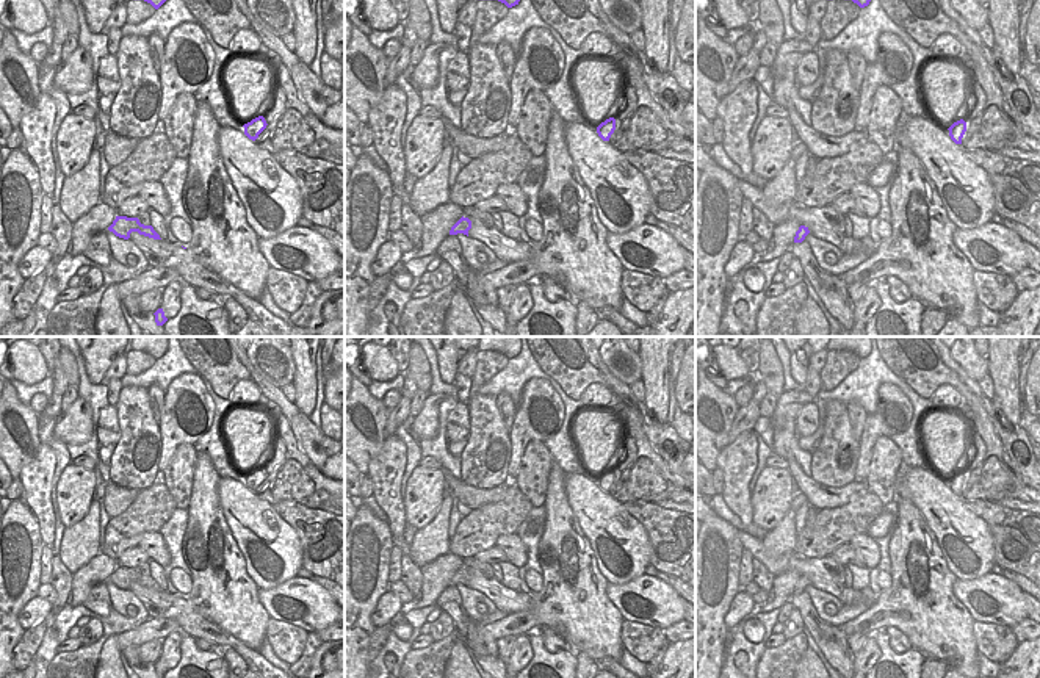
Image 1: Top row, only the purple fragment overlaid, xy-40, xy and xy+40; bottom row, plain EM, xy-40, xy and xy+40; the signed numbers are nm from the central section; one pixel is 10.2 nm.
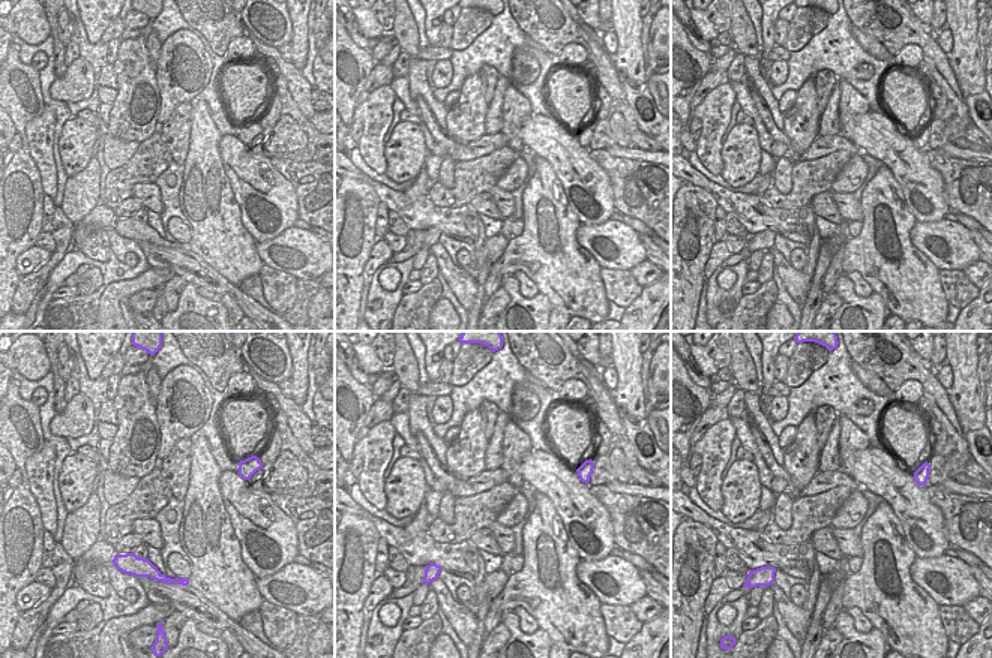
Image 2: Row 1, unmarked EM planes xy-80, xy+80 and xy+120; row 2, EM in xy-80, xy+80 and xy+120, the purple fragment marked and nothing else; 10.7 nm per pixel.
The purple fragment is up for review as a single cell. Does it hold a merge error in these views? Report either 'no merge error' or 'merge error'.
no merge error

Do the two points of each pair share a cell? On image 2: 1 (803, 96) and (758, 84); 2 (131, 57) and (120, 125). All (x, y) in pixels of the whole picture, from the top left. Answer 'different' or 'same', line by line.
1: different
2: same

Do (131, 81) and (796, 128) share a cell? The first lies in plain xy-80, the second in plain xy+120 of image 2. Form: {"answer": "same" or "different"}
{"answer": "same"}

